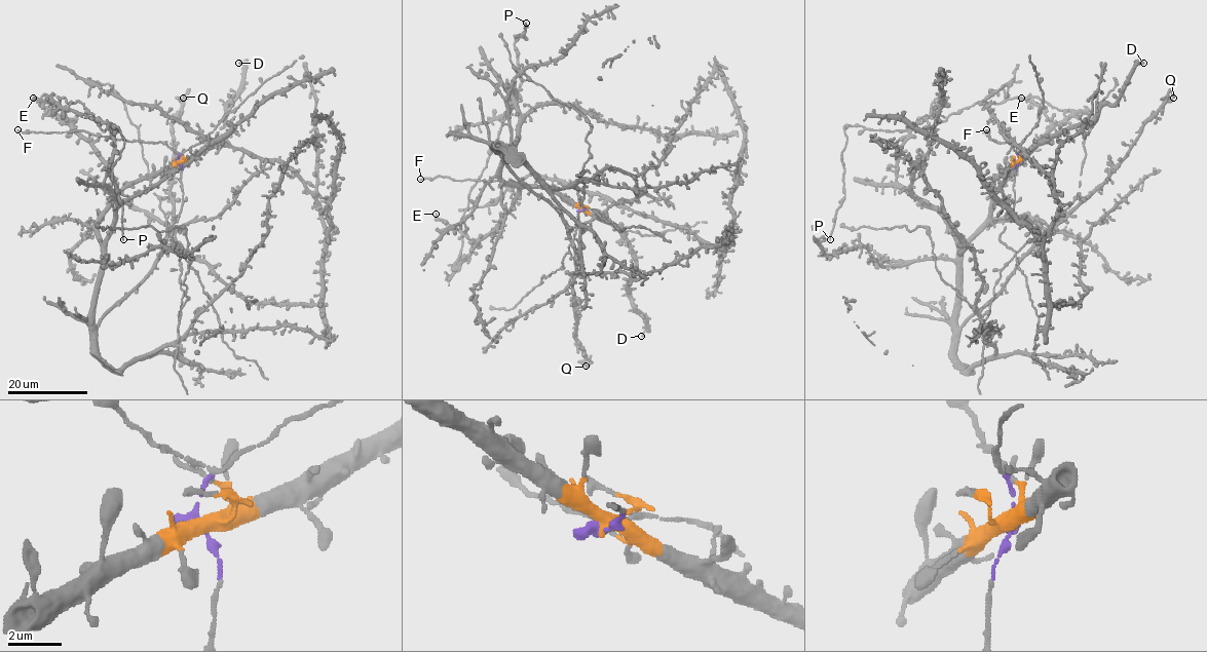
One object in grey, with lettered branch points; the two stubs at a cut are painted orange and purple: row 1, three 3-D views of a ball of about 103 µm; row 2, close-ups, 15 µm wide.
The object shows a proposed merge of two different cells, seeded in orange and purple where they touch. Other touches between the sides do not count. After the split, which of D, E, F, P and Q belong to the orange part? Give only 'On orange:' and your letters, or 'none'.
On orange: D, E, P, Q

